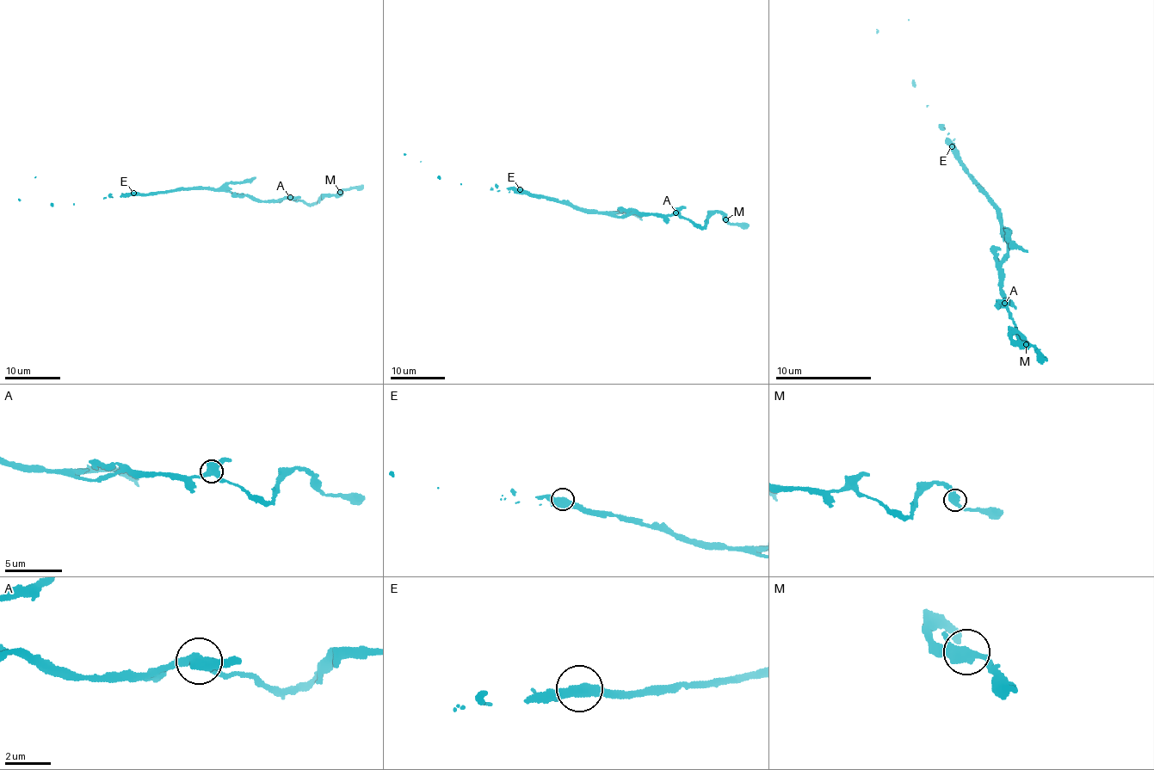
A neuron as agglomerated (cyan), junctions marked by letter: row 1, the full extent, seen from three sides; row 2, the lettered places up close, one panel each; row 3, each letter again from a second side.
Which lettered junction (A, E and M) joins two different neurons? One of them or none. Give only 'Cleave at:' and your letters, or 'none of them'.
Cleave at: none of them

